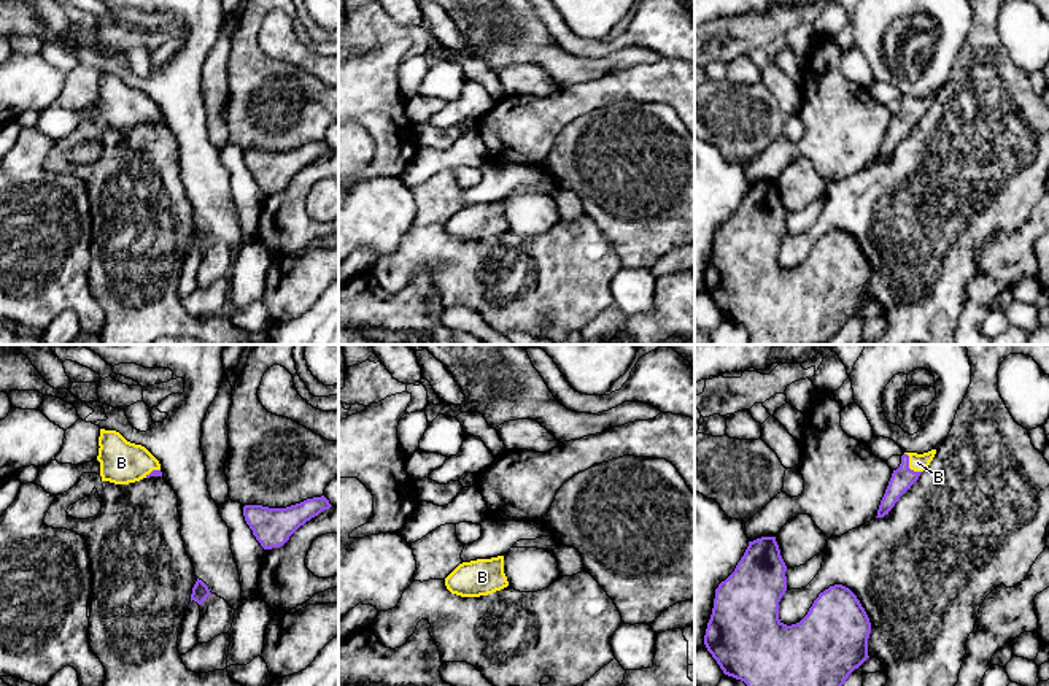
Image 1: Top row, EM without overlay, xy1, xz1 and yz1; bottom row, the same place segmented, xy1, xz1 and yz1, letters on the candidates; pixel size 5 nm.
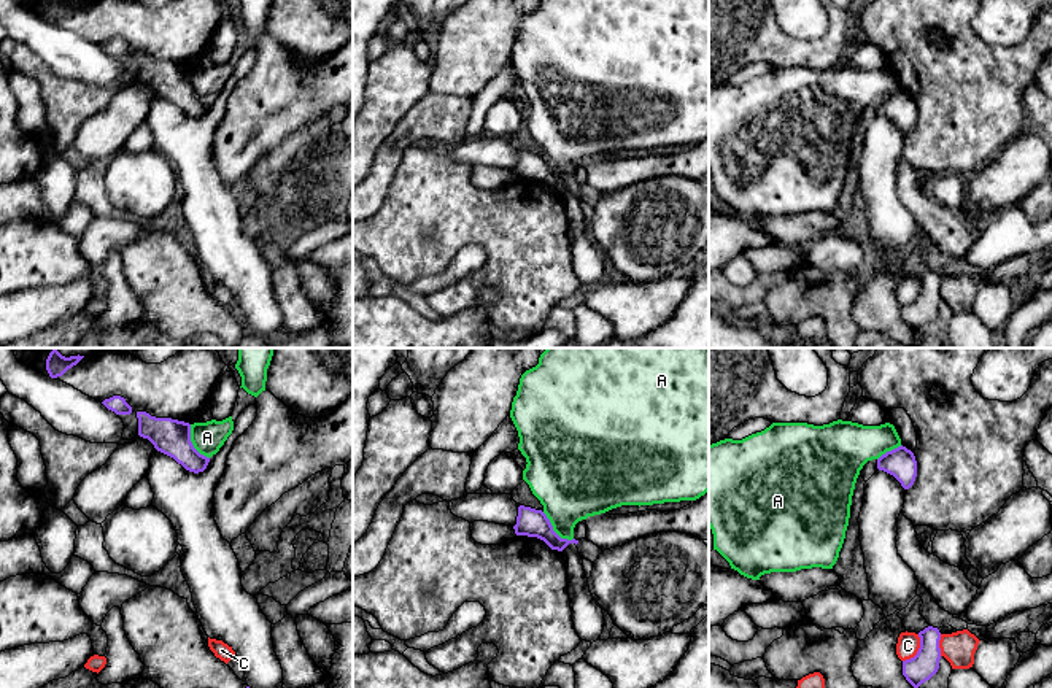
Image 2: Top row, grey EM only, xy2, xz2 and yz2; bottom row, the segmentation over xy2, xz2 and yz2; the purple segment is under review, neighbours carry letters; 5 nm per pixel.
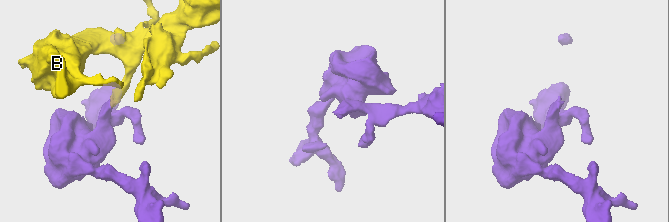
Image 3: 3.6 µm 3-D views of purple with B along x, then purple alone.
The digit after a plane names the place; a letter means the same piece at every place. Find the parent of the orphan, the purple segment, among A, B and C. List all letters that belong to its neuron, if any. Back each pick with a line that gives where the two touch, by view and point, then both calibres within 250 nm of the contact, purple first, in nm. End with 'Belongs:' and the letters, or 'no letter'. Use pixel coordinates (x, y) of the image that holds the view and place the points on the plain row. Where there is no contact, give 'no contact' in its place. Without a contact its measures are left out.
B: meets purple in yz1 at (908, 110); 120 nm thick on the purple side, 90 nm on the other
Belongs: B

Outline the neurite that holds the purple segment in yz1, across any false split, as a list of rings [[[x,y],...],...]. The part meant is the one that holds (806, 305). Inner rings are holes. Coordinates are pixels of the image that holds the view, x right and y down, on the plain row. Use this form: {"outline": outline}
{"outline": [[[761,181],[749,186],[734,216],[715,233],[704,289],[725,319],[747,329],[749,345],[822,345],[839,333],[849,319],[869,302],[869,262],[857,240],[842,229],[820,237],[799,267],[787,270],[779,264],[779,246],[787,235],[785,216],[787,210],[776,181]]]}

